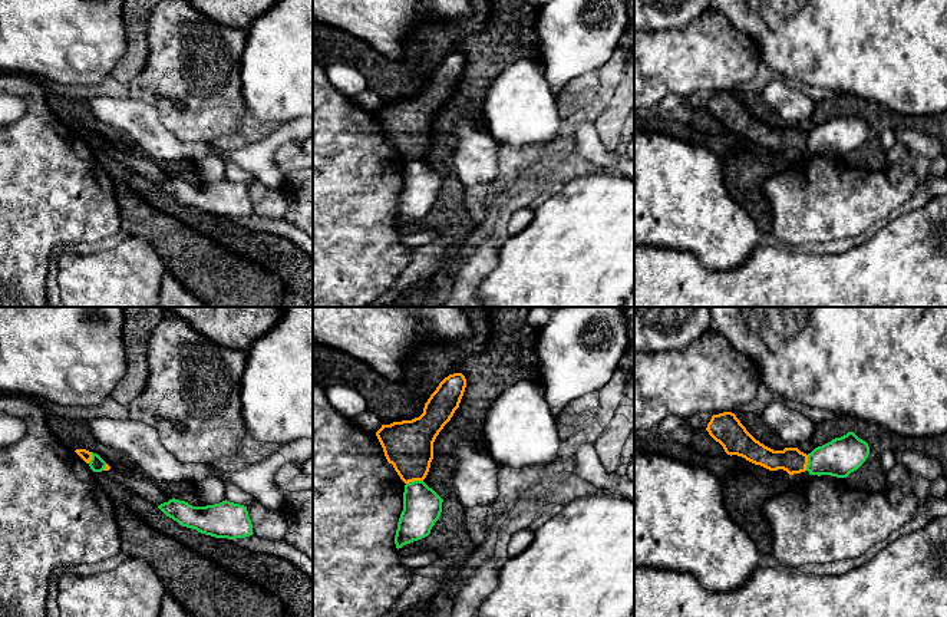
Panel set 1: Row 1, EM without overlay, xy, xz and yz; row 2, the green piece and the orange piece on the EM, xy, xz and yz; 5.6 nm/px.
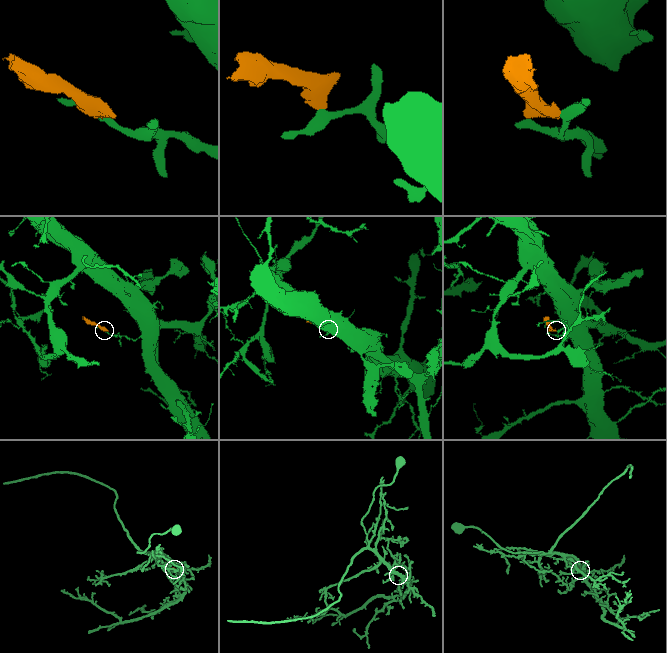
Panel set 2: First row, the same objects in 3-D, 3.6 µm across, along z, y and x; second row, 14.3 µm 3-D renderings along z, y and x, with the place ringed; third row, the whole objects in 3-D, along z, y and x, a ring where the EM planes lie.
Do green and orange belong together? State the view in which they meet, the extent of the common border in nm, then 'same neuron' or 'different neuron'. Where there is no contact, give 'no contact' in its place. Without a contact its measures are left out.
contact in xz; length 100 nm; different neuron

